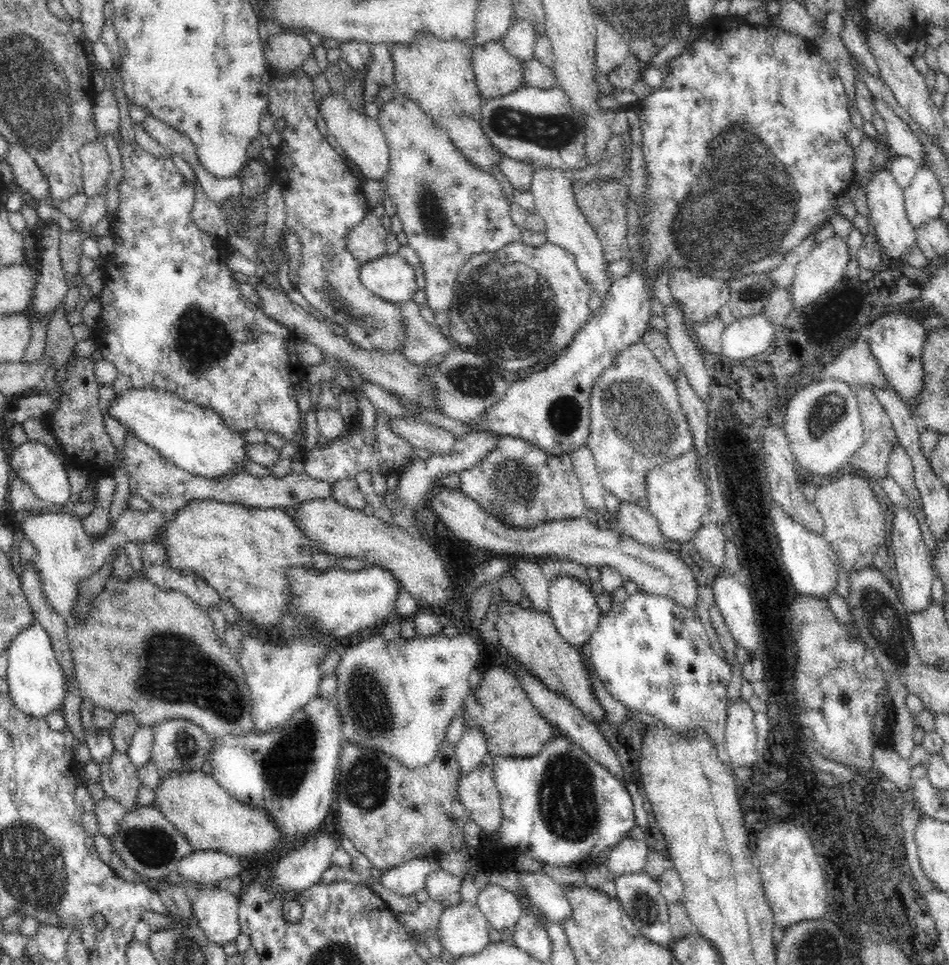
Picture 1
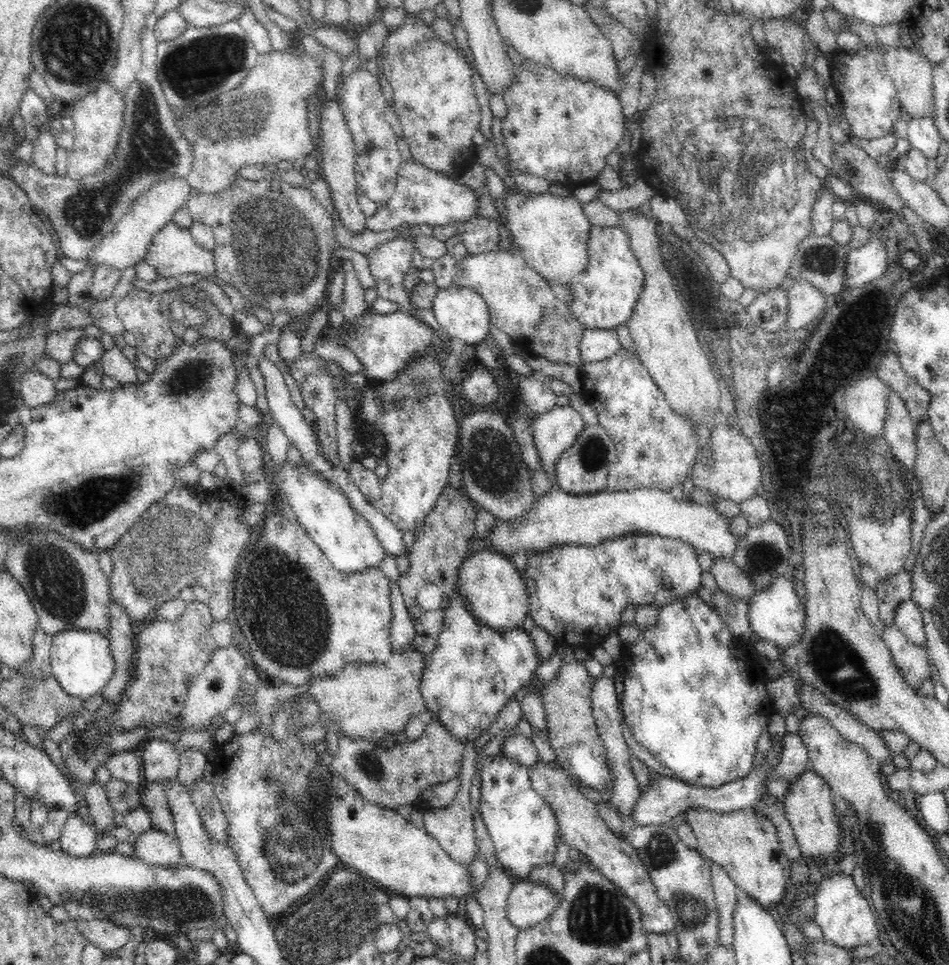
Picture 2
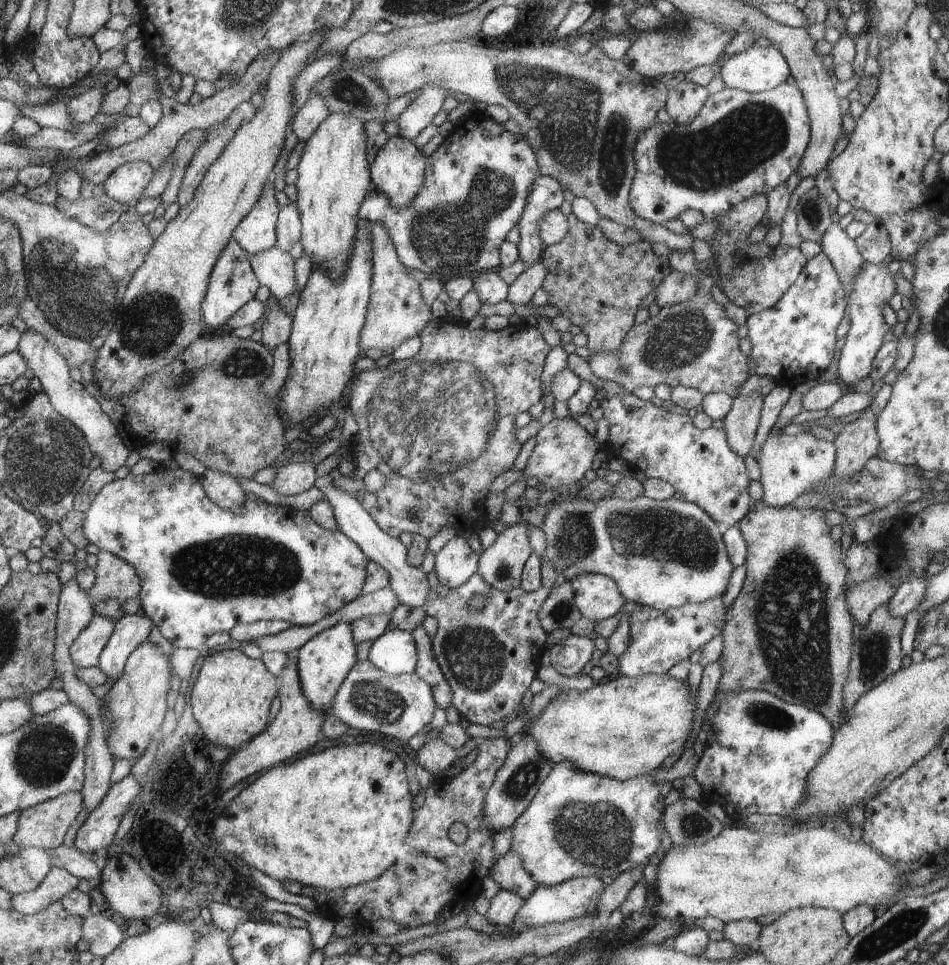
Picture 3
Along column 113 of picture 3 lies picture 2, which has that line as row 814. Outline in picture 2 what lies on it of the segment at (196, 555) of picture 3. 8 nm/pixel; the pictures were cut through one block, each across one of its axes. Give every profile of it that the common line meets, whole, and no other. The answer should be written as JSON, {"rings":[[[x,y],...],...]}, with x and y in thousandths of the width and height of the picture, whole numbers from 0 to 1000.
{"rings":[[[529,779],[511,783],[507,799],[506,844],[521,872],[527,896],[544,912],[556,913],[563,898],[583,894],[588,853],[580,834],[563,819],[556,797]]]}

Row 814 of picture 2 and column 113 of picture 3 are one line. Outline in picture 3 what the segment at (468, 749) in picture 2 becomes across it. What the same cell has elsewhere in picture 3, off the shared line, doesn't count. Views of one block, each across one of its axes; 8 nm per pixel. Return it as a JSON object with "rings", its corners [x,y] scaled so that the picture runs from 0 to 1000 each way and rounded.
{"rings":[[[30,341],[24,345],[24,351],[20,364],[25,368],[30,383],[42,393],[45,406],[51,409],[54,420],[68,434],[79,438],[85,447],[96,465],[96,469],[105,476],[106,484],[120,490],[126,483],[131,483],[137,466],[126,454],[122,440],[107,426],[105,418],[91,405],[84,395],[78,395],[74,391],[75,380],[72,374],[60,364],[60,361],[52,355],[41,344]]]}

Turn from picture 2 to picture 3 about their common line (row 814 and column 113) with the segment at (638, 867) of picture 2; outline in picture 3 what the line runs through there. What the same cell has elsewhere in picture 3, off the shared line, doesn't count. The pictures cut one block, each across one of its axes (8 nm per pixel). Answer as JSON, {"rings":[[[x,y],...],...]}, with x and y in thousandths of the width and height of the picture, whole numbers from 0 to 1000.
{"rings":[[[107,570],[102,577],[103,583],[99,589],[101,599],[97,609],[91,613],[98,627],[114,621],[130,625],[146,618],[150,613],[150,601],[138,583]]]}

